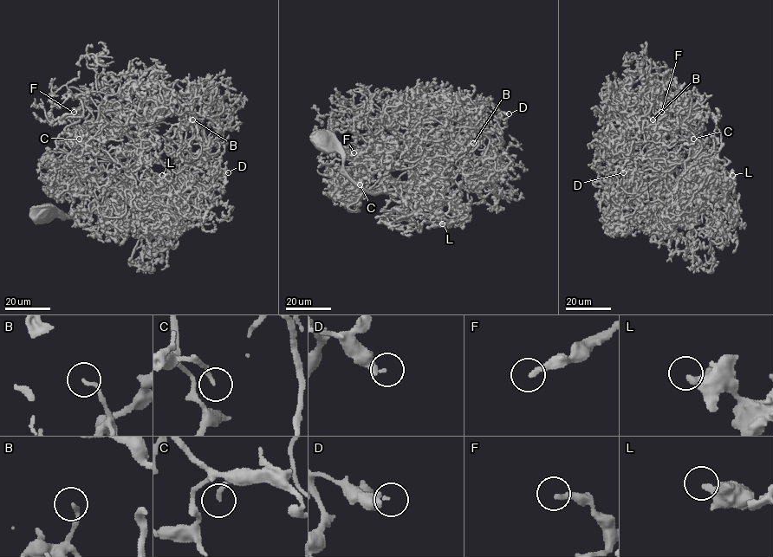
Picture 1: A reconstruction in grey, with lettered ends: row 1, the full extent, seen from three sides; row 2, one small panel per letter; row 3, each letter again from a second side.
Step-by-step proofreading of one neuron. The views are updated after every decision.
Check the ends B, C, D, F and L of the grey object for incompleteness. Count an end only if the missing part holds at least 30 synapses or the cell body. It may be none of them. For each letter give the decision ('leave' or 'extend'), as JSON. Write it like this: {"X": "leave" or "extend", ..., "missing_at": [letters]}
{"B": "leave", "C": "leave", "D": "leave", "F": "leave", "L": "leave", "missing_at": []}

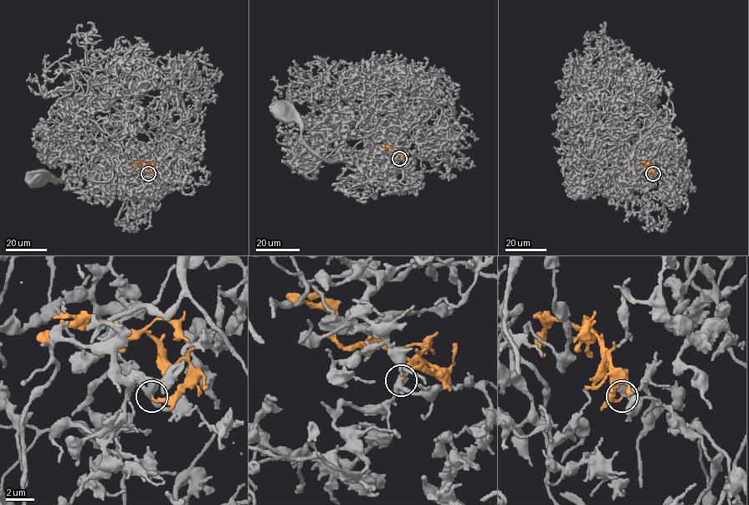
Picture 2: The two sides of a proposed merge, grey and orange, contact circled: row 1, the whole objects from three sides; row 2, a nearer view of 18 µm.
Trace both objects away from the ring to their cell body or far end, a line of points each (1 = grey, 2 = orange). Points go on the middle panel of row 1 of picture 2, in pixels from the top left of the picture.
1: (400, 158), (393, 175), (368, 141), (362, 159), (325, 161), (280, 113)
2: (400, 158), (405, 157), (391, 153), (390, 148), (384, 146)

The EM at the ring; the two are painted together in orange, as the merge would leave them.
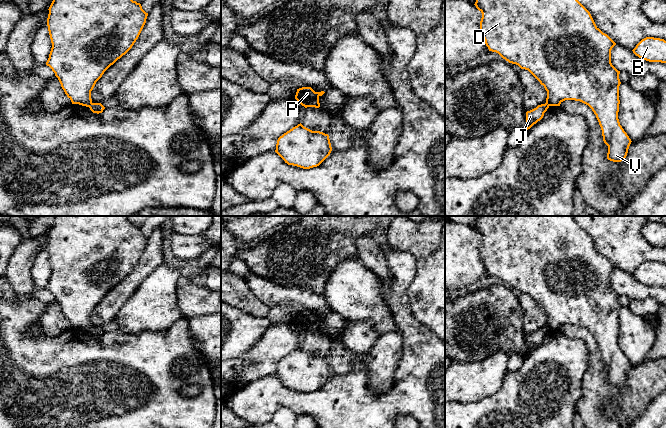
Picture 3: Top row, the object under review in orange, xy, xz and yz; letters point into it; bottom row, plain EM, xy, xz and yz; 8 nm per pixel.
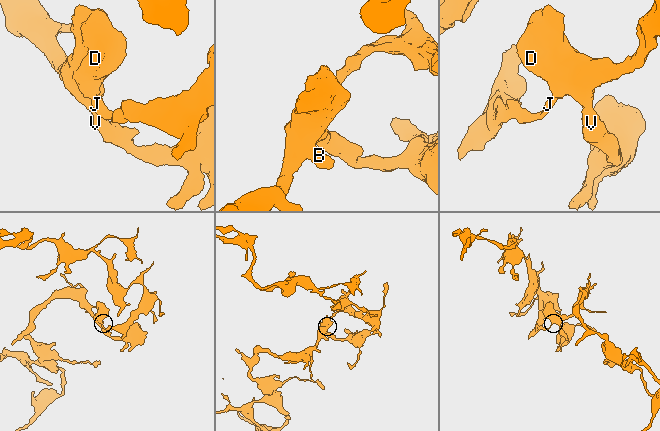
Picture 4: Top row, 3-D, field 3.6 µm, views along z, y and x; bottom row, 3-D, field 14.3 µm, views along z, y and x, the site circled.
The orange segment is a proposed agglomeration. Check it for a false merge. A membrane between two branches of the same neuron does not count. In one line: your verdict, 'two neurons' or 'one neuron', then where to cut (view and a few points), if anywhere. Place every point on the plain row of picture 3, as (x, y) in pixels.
two neurons | xy (92, 327), (88, 330)

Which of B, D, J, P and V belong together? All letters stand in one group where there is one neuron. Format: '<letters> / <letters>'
B D P V / J

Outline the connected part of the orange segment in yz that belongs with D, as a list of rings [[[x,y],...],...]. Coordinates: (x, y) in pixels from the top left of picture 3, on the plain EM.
[[[478,216],[474,229],[482,237],[480,256],[489,275],[496,276],[509,287],[528,294],[547,315],[546,328],[549,330],[560,330],[565,324],[580,325],[588,329],[596,339],[602,354],[603,365],[608,370],[607,383],[613,386],[623,385],[627,380],[632,365],[620,349],[618,343],[620,328],[619,310],[621,308],[619,303],[620,295],[611,287],[611,274],[616,267],[596,250],[590,236],[575,222],[573,216]]]

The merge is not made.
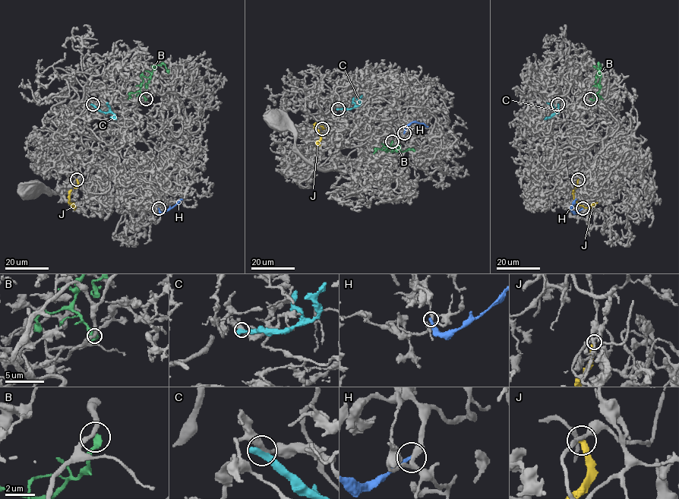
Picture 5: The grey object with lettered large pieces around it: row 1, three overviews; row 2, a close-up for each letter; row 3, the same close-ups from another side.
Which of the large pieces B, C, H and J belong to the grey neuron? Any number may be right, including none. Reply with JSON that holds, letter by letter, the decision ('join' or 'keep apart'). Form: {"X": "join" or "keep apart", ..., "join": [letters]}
{"B": "keep apart", "C": "keep apart", "H": "keep apart", "J": "keep apart", "join": []}

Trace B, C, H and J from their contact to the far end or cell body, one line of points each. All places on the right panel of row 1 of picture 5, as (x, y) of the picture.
B: (590, 99), (592, 100), (598, 92), (601, 75), (596, 77), (601, 66), (598, 63), (601, 73)
C: (557, 104), (557, 112), (544, 119)
H: (582, 208), (576, 212), (571, 210), (576, 199)
J: (578, 179), (573, 189), (573, 199), (585, 207), (597, 202)

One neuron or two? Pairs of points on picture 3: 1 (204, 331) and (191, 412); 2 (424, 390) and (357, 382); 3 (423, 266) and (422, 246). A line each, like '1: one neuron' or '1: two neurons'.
1: two neurons
2: one neuron
3: two neurons

